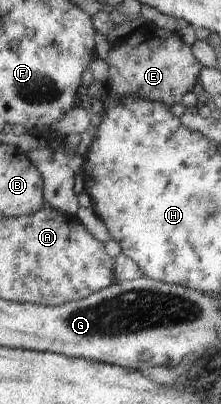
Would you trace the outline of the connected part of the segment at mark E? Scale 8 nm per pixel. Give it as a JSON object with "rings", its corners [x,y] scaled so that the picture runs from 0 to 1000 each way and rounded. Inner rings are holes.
{"rings":[[[661,57],[525,104],[489,126],[484,205],[511,235],[606,235],[633,245],[697,245],[760,265],[828,255],[837,235],[905,200],[923,161],[869,131],[869,114],[824,101],[801,79]]]}

